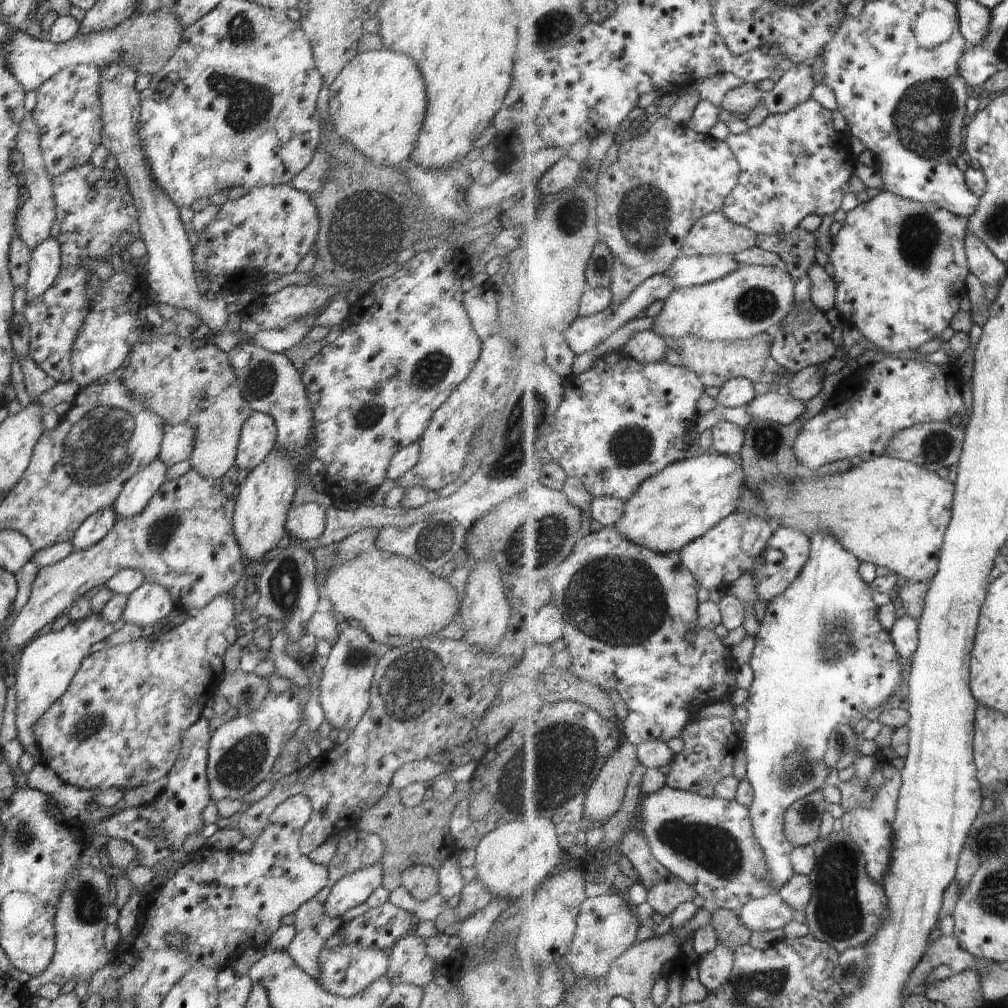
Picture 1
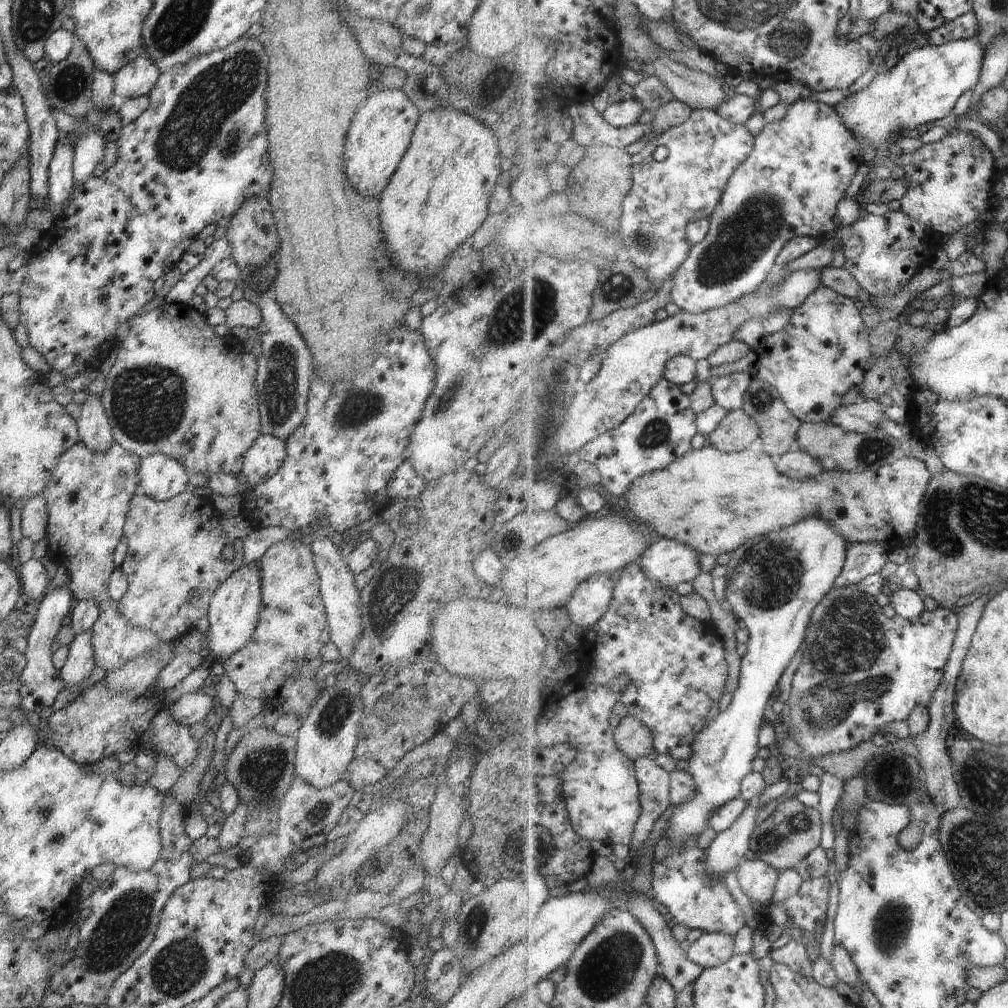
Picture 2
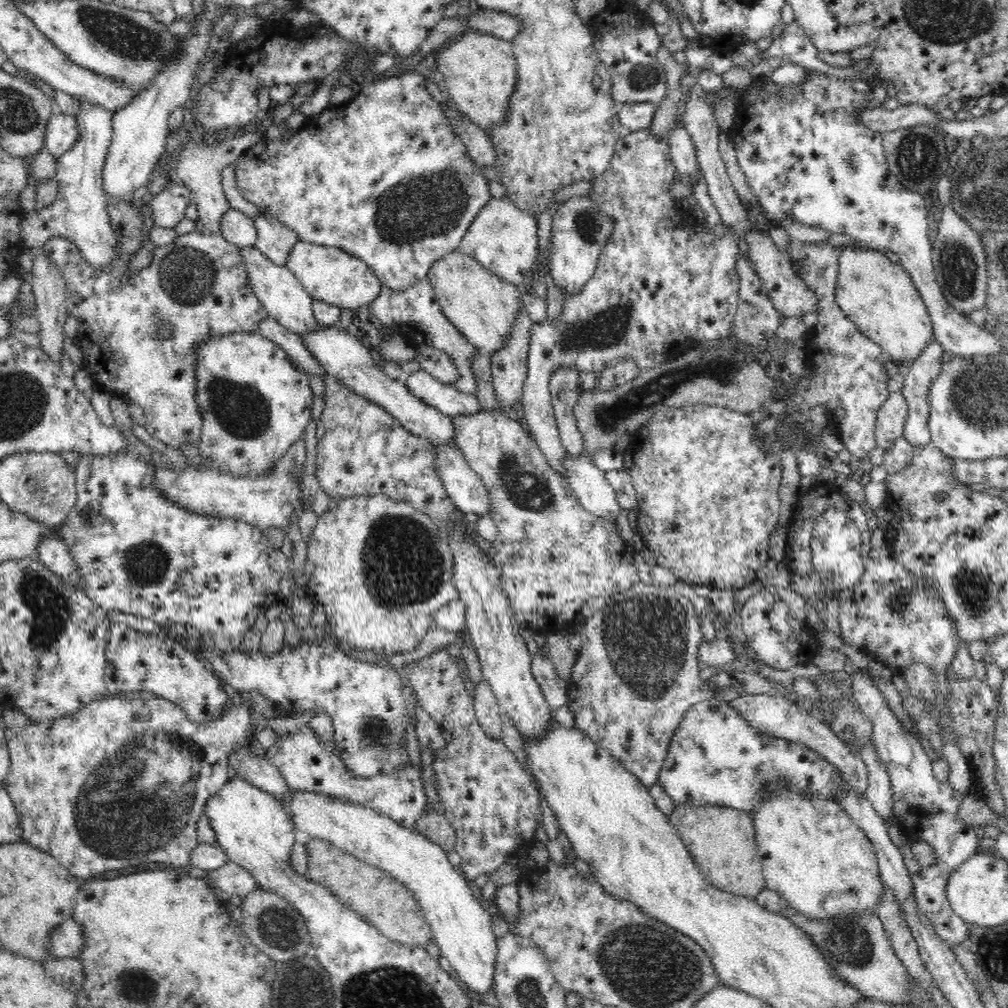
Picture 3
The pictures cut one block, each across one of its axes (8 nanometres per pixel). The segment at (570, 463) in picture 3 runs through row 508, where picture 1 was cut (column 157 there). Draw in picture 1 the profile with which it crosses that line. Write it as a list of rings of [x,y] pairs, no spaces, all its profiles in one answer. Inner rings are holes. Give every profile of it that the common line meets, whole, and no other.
[[[145,582],[130,597],[123,609],[122,620],[138,627],[152,627],[175,614],[172,598],[162,586]]]

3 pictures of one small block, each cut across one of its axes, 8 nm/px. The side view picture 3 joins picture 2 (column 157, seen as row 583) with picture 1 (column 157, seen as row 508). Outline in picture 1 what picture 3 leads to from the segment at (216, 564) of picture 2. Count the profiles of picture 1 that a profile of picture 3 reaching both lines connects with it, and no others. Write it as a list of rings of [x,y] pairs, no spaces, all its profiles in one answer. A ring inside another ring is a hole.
[[[191,469],[189,472],[186,472],[184,476],[180,476],[180,478],[174,478],[174,480],[167,480],[160,486],[157,494],[154,494],[154,497],[144,506],[144,510],[139,512],[137,515],[134,515],[129,519],[122,519],[116,521],[114,526],[110,529],[110,532],[101,540],[98,541],[94,546],[86,549],[85,551],[73,551],[70,553],[64,560],[61,560],[59,563],[55,565],[51,565],[50,567],[42,567],[38,571],[37,578],[33,583],[31,589],[31,596],[26,605],[20,610],[20,614],[14,623],[7,630],[7,642],[3,642],[3,646],[5,647],[7,644],[11,645],[12,648],[24,647],[26,644],[36,636],[36,633],[50,622],[55,621],[55,619],[59,618],[63,615],[66,609],[68,609],[72,604],[75,604],[81,597],[92,590],[92,588],[98,588],[98,586],[102,586],[102,584],[106,585],[106,582],[113,578],[115,574],[118,574],[119,570],[124,569],[134,569],[135,571],[141,572],[143,574],[143,578],[149,584],[162,586],[165,590],[168,590],[170,597],[172,598],[173,609],[175,613],[189,613],[191,616],[197,614],[202,611],[210,602],[213,602],[213,599],[217,597],[224,597],[225,595],[232,595],[235,592],[234,588],[238,586],[240,580],[245,574],[246,564],[243,560],[243,554],[241,553],[240,547],[234,538],[233,533],[233,512],[235,510],[235,500],[234,498],[226,498],[224,494],[222,494],[221,490],[221,480],[220,479],[206,479],[203,478],[198,472],[195,472]]]

